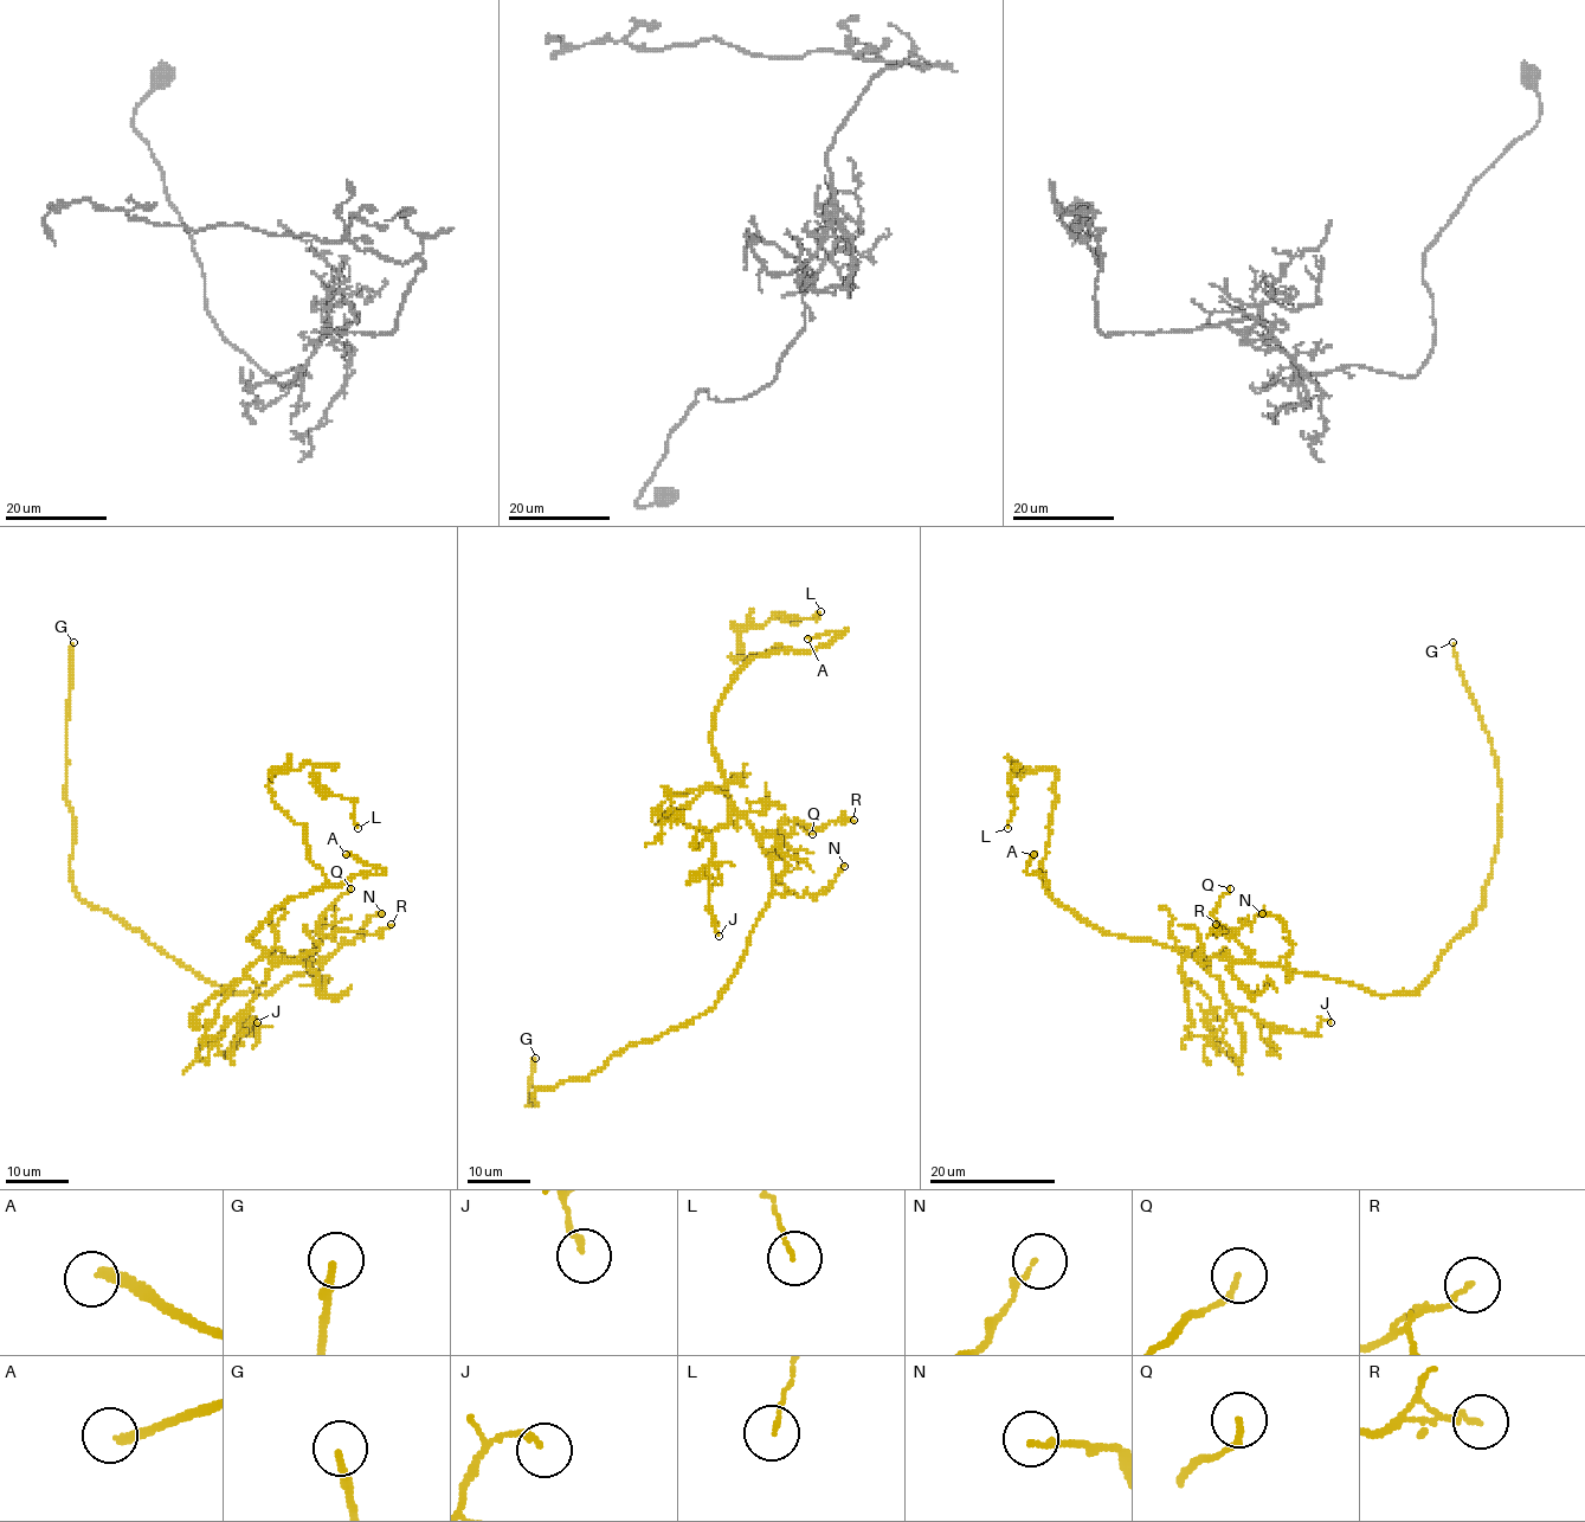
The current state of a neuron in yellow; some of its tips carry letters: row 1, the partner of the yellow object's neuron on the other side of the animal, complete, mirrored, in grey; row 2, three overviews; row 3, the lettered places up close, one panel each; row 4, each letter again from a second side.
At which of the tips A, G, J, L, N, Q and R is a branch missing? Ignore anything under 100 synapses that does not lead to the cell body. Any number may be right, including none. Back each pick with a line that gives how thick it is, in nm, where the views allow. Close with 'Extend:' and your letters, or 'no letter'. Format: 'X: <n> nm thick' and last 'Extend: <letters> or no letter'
A: 240 nm thick
G: 200 nm thick
Extend: A, G

